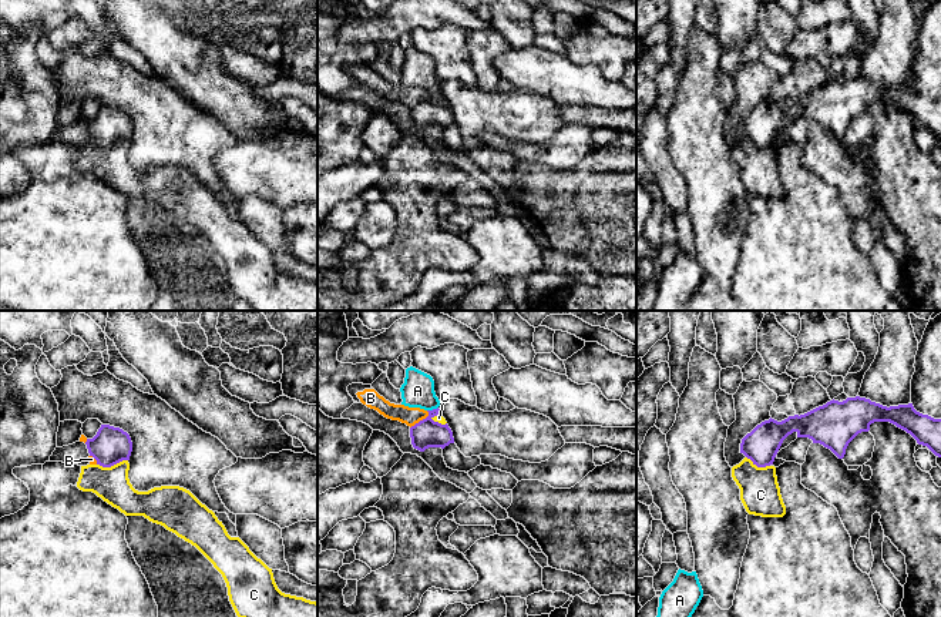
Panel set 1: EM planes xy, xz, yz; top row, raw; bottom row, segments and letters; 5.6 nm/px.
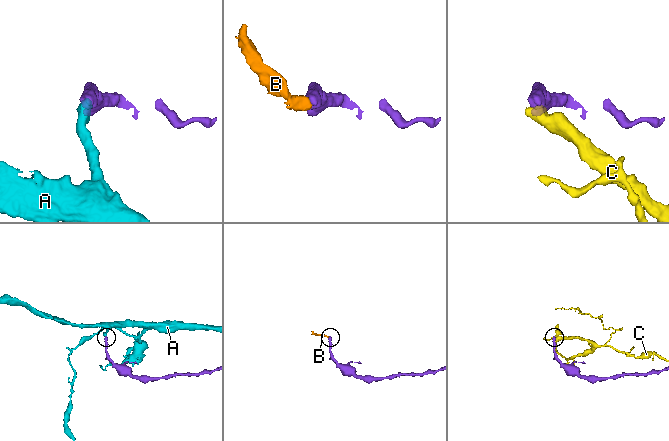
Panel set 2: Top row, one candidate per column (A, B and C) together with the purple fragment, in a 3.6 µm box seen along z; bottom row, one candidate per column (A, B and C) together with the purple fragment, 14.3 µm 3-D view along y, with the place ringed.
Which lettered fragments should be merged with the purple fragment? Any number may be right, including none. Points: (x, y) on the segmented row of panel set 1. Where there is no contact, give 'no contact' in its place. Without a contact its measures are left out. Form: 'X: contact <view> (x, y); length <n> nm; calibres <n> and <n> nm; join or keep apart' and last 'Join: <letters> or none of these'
A: contact xz (433, 409); length 70 nm; calibres 160 and 190 nm; join
B: contact xz (420, 421); length 140 nm; calibres 160 and 100 nm; keep apart
C: contact xy (111, 465); length 180 nm; calibres 220 and 190 nm; keep apart
Join: A

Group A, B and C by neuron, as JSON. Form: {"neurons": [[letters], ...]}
{"neurons": [["A"], ["B", "C"]]}

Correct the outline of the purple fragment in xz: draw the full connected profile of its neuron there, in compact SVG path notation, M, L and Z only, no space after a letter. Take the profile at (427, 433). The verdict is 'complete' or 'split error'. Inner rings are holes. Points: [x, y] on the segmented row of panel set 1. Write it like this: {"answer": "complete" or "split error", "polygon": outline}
{"answer": "split error", "polygon": "M410 366L406 369L404 383L400 388L401 405L420 408L429 412L429 416L410 427L411 445L414 449L424 452L429 447L444 449L454 443L453 432L448 425L434 422L433 418L440 415L440 400L434 392L434 380L430 375Z"}

